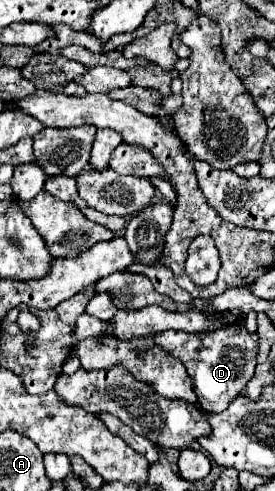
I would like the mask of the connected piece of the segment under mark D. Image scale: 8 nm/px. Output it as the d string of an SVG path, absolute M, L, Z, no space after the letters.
M236 321L230 327L216 329L212 333L180 333L180 331L164 331L156 337L146 339L132 339L130 345L136 345L138 349L150 349L154 345L160 345L170 355L180 359L192 379L194 393L198 397L198 403L208 413L220 413L224 411L234 397L238 397L246 383L254 375L256 367L256 353L258 353L258 335L250 335L242 321Z

